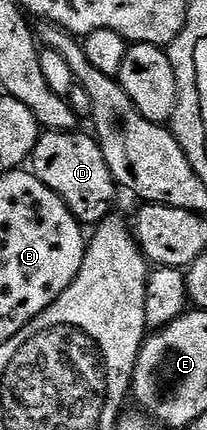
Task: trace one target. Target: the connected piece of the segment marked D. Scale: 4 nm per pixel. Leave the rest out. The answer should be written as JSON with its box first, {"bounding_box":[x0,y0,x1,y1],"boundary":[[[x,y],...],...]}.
{"bounding_box":[30,130,117,224],"boundary":[[[52,130],[39,135],[39,143],[31,153],[30,169],[43,183],[71,209],[73,216],[81,224],[98,224],[112,213],[111,205],[115,202],[117,183],[99,143],[90,133],[64,132]]]}

